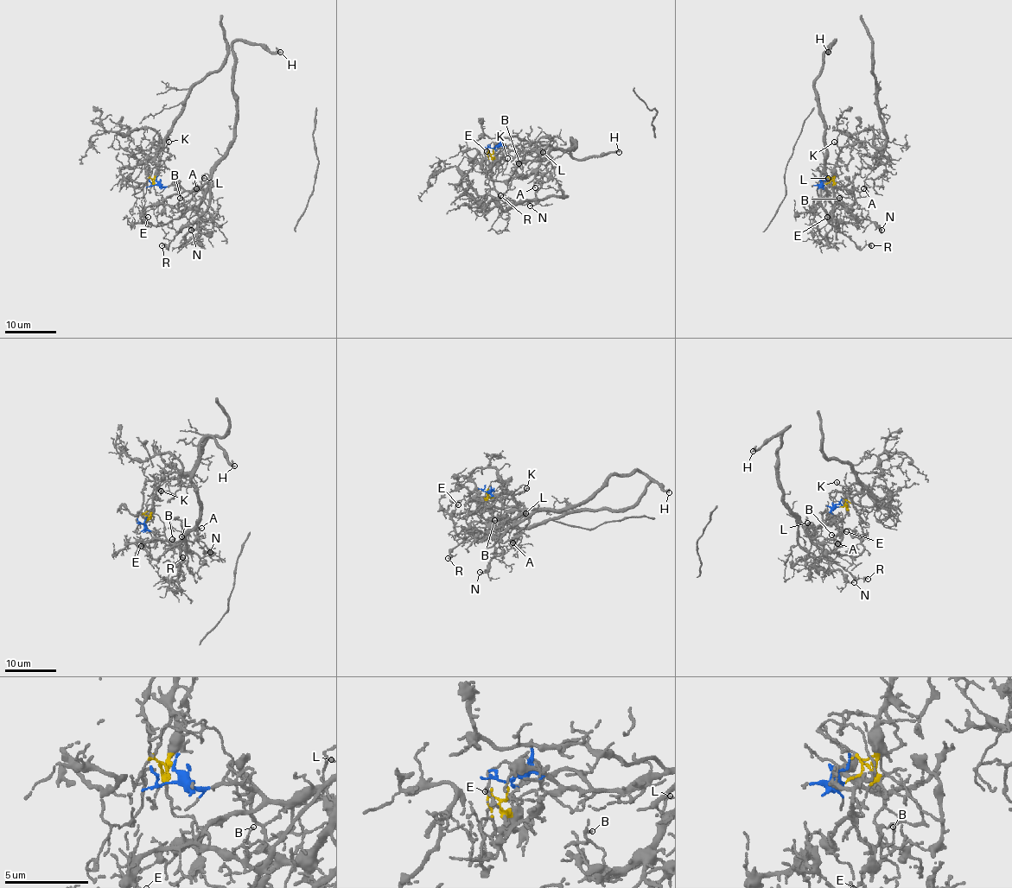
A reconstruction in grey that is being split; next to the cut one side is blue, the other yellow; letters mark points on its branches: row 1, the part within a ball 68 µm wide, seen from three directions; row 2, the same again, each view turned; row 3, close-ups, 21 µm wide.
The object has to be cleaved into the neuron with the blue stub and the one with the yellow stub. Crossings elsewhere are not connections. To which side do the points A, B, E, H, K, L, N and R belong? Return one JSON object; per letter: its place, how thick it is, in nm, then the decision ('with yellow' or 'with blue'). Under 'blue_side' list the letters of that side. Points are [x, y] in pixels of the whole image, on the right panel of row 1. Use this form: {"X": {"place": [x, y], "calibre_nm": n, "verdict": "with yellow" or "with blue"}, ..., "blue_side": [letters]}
{"A": {"place": [863, 188], "calibre_nm": 110, "verdict": "with blue"}, "B": {"place": [839, 198], "calibre_nm": 100, "verdict": "with blue"}, "E": {"place": [827, 217], "calibre_nm": 90, "verdict": "with blue"}, "H": {"place": [828, 52], "calibre_nm": 240, "verdict": "with blue"}, "K": {"place": [834, 142], "calibre_nm": 110, "verdict": "with yellow"}, "L": {"place": [828, 178], "calibre_nm": 140, "verdict": "with blue"}, "N": {"place": [881, 230], "calibre_nm": 120, "verdict": "with blue"}, "R": {"place": [871, 245], "calibre_nm": 100, "verdict": "with blue"}, "blue_side": ["A", "B", "E", "H", "L", "N", "R"]}

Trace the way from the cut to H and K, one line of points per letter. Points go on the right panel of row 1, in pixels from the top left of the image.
H: (824, 185), (820, 185), (827, 190), (822, 185), (825, 144), (815, 78), (823, 53), (834, 41), (828, 52)
K: (824, 185), (833, 177), (836, 155), (841, 150), (834, 142)

